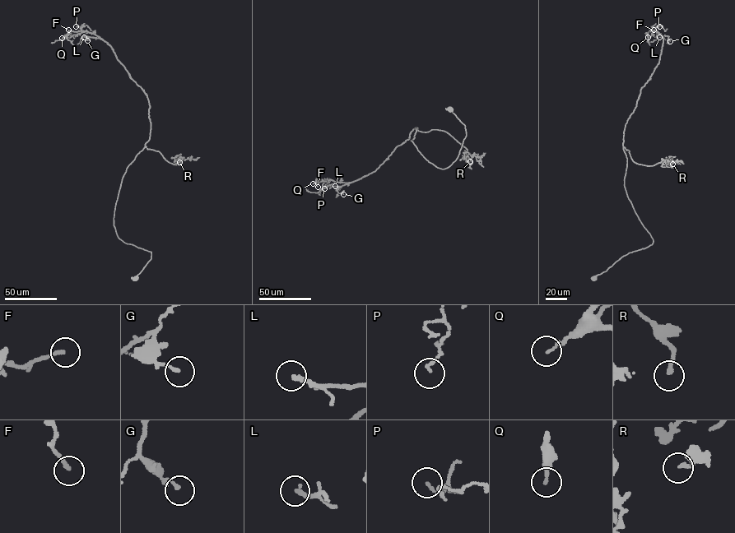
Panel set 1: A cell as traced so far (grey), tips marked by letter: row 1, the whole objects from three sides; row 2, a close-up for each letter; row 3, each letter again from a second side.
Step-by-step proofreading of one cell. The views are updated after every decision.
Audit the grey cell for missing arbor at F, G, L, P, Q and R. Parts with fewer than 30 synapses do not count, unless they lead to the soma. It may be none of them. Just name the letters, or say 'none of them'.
L

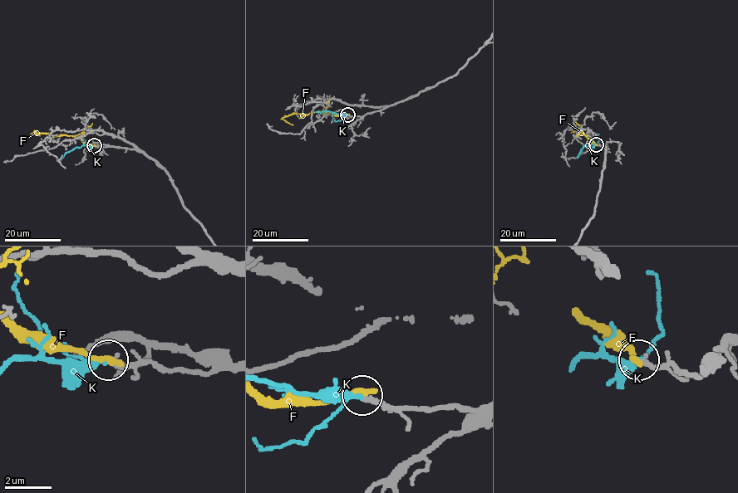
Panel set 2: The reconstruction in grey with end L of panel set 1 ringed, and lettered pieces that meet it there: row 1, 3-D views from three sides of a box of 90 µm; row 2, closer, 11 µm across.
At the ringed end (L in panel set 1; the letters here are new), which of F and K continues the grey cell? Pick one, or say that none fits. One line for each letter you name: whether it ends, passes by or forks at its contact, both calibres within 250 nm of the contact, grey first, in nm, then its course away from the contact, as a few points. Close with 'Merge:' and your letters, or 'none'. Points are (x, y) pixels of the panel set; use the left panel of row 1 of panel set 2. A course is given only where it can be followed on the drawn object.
K: It passes by. Thickness 240 nm (grey) against 200 nm. Its course: (95, 145), (75, 147), (58, 160)
Merge: K

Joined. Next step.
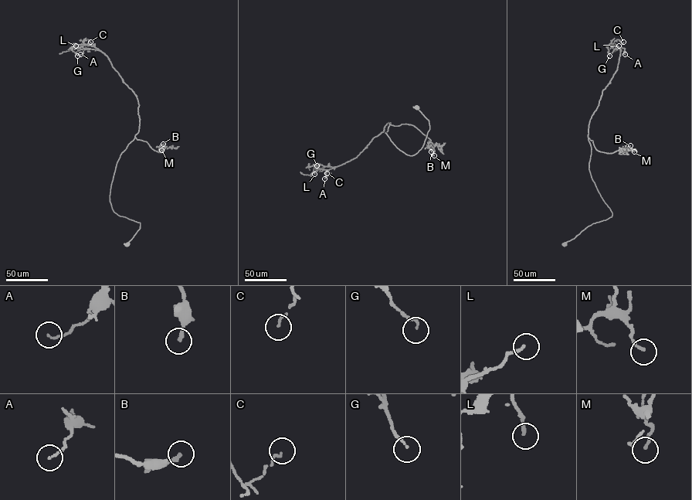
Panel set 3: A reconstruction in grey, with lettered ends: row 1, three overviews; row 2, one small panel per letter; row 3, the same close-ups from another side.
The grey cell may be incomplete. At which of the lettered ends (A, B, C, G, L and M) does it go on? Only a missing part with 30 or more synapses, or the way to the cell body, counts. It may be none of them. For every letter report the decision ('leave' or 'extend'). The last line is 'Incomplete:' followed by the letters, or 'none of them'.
A: leave
B: leave
C: leave
G: leave
L: leave
M: leave
Incomplete: none of them

